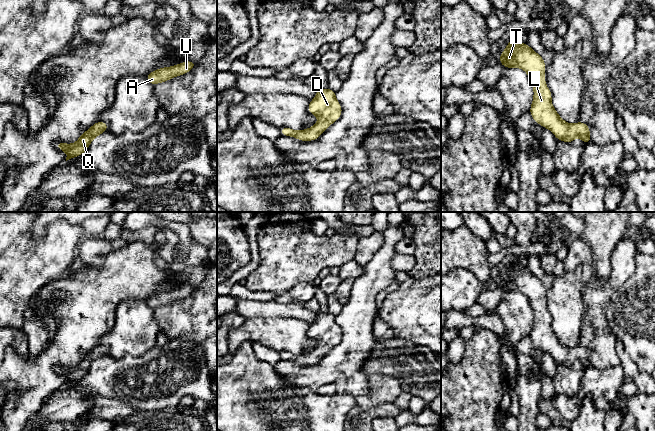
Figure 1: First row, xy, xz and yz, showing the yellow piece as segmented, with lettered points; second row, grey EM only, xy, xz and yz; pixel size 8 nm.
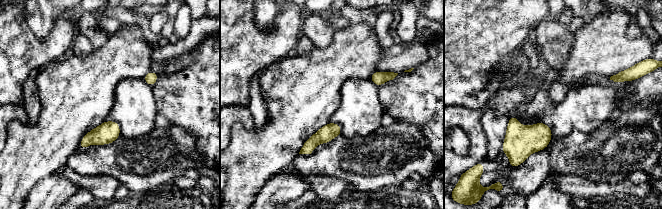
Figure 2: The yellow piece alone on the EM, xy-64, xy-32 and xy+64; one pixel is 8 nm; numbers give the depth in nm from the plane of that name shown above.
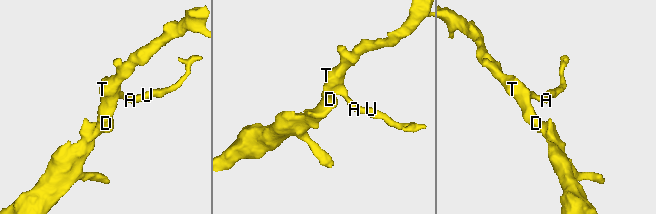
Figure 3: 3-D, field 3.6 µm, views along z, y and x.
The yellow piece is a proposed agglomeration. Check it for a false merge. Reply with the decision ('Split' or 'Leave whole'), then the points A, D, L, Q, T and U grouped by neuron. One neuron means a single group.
Leave whole. Groups: A D L Q T U

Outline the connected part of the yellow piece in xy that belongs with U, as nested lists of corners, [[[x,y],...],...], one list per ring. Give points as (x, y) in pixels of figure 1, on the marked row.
[[[184,61],[171,67],[162,67],[148,73],[145,78],[152,85],[168,81],[176,76],[184,75],[196,66],[195,61]]]

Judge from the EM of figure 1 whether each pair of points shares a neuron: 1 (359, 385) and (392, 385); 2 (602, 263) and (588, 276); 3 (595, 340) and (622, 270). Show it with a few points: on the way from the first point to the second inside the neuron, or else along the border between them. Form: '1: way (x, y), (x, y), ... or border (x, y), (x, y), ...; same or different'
1: border (368, 375), (368, 392), (355, 398); different
2: border (589, 247), (592, 253), (595, 277), (598, 282); different
3: way (596, 323), (596, 299), (608, 287); same

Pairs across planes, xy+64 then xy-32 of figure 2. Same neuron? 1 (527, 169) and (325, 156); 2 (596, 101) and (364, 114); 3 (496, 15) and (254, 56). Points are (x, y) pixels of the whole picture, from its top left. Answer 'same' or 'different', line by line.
1: different
2: same
3: same

